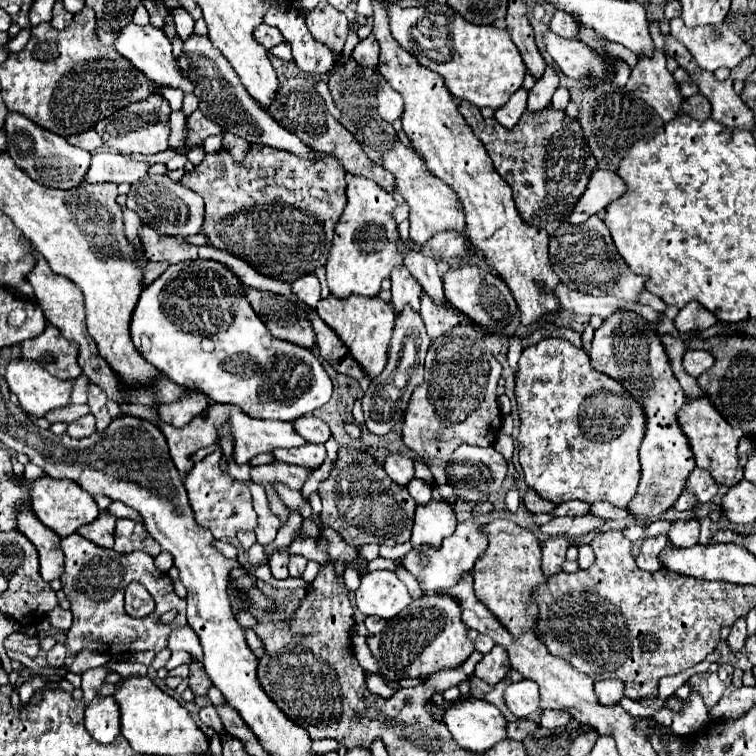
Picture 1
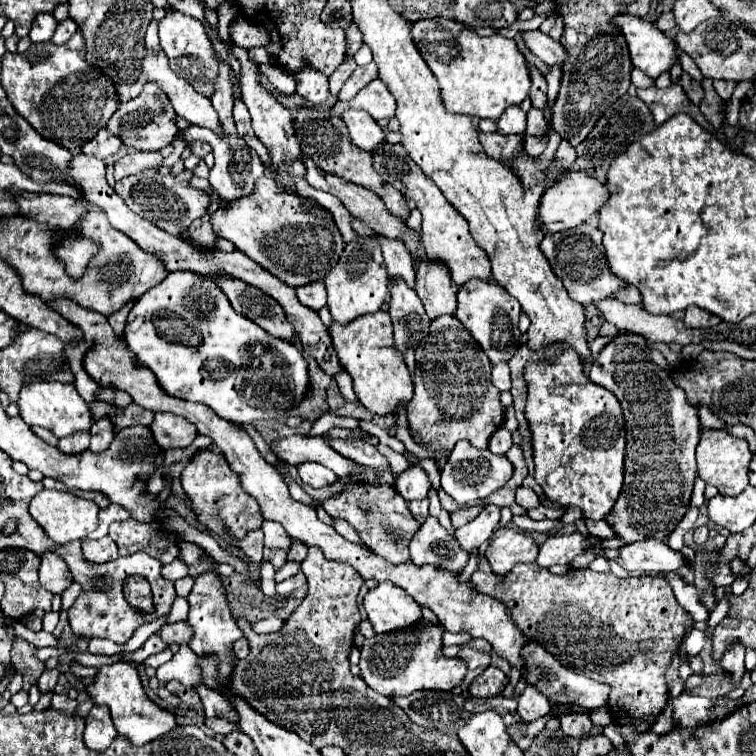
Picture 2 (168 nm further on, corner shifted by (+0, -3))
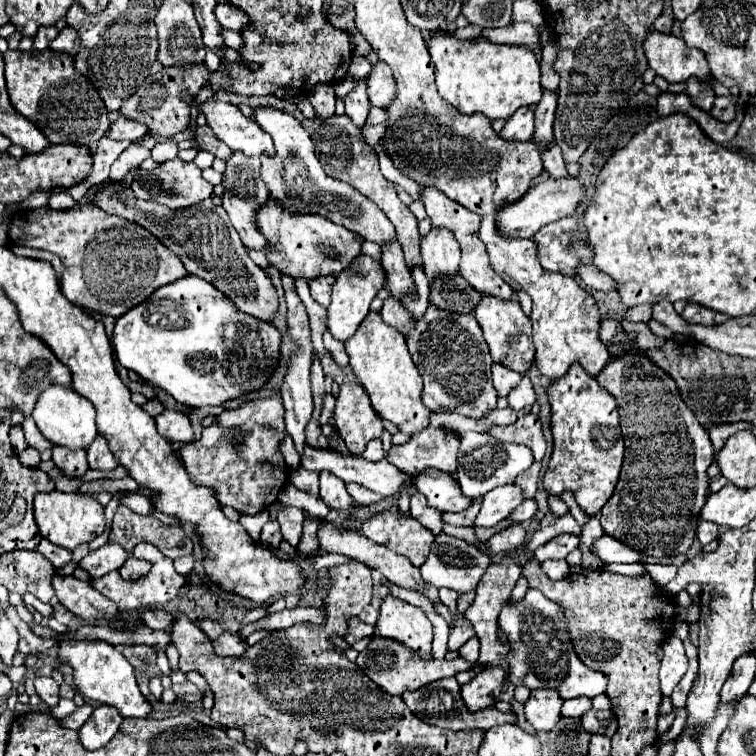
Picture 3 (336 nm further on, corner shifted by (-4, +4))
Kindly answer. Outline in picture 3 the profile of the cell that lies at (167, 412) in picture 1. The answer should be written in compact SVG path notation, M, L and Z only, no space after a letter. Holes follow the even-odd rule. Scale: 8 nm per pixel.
M163 410L155 418L155 422L157 422L159 434L173 440L173 442L189 444L193 440L193 430L191 430L189 418L177 410Z

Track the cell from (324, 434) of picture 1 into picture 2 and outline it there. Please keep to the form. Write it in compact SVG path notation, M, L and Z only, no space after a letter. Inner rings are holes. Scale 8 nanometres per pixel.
M325 437L325 441L329 441L329 445L333 445L337 453L349 457L355 463L369 465L375 469L387 465L387 459L373 445L367 445L363 441L347 441L347 439L333 439L333 437Z

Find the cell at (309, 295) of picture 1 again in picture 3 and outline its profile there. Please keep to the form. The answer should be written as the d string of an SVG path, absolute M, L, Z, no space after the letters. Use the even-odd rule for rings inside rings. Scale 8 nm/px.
M321 276L321 278L315 278L309 282L311 286L311 296L317 304L321 306L329 306L329 298L331 298L331 288L333 288L333 282L335 282L335 276Z

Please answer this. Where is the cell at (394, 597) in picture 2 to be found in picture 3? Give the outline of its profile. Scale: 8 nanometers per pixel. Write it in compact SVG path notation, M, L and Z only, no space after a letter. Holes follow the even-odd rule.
M387 596L381 604L381 614L375 626L379 636L403 642L423 660L433 658L431 656L433 626L421 608L411 606L405 600Z

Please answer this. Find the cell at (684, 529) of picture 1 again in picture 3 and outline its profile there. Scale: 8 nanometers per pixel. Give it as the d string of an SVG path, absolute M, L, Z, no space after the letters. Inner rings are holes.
M701 522L699 524L699 530L697 530L697 540L701 542L701 546L705 546L705 544L709 544L711 540L715 540L717 536L719 536L719 532L717 532L717 524L713 524L713 522Z

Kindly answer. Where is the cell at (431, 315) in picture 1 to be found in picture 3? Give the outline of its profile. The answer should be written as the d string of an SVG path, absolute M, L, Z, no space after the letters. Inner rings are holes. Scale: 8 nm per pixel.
M431 228L427 236L421 236L421 256L425 264L425 274L429 280L435 276L455 276L459 266L459 242L447 228Z

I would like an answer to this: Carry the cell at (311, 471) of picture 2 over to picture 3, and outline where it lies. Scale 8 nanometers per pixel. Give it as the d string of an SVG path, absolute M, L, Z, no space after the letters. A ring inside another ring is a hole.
M321 472L321 498L333 510L351 510L353 498L345 490L345 482L331 472Z

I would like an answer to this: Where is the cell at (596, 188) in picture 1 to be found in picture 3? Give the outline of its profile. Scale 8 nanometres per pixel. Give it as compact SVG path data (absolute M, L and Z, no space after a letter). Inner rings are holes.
M573 176L561 178L561 180L545 180L529 188L517 202L511 202L509 206L501 206L501 210L497 210L499 234L509 238L533 238L543 226L557 222L561 218L573 216L583 196L585 196L585 188Z

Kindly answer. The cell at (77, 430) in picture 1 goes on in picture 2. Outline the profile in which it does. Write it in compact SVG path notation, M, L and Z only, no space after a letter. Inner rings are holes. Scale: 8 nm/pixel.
M73 433L73 437L63 437L57 447L63 453L81 453L89 447L89 433Z

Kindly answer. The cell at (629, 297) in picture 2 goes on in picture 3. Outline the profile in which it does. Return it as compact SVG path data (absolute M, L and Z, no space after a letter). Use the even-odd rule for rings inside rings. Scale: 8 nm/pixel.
M583 262L575 268L575 272L577 272L577 276L581 278L581 282L583 282L589 290L615 292L615 286L613 286L615 282L613 282L613 280L609 280L605 272L601 272L601 270L597 270L597 268L589 266L589 264L583 264Z

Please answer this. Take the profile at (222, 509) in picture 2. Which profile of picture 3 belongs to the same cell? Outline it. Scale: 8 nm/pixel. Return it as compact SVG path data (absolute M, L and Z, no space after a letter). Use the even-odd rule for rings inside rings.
M279 392L245 402L239 408L223 410L213 424L203 428L199 440L181 446L179 454L193 484L213 488L217 500L233 506L241 514L257 514L277 502L279 492L289 480L289 468L279 452L285 432L285 406L281 406ZM235 432L243 434L235 444Z

